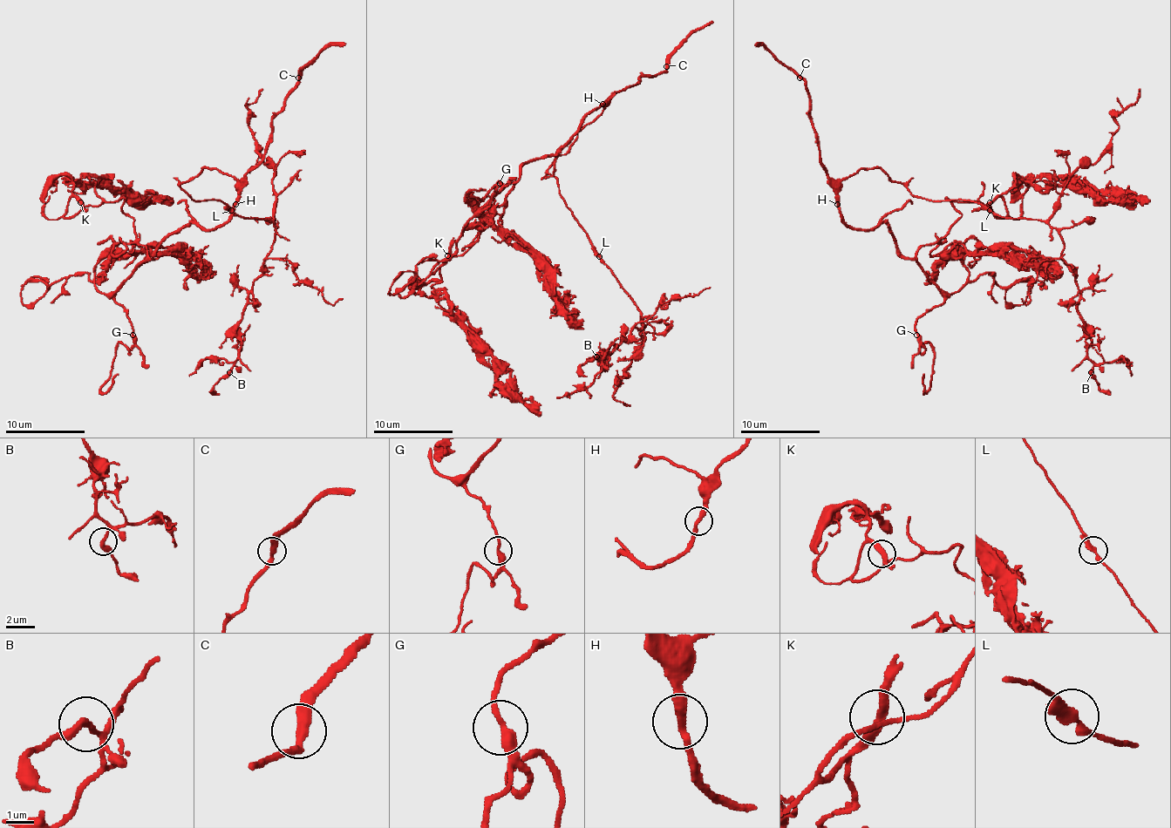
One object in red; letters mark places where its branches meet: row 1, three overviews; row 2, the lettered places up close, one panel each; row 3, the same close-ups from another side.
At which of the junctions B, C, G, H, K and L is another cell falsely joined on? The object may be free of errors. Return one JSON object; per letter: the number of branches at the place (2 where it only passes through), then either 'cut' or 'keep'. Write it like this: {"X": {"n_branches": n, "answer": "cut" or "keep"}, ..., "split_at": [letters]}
{"B": {"n_branches": 2, "answer": "keep"}, "C": {"n_branches": 2, "answer": "keep"}, "G": {"n_branches": 2, "answer": "keep"}, "H": {"n_branches": 2, "answer": "keep"}, "K": {"n_branches": 2, "answer": "keep"}, "L": {"n_branches": 2, "answer": "keep"}, "split_at": []}

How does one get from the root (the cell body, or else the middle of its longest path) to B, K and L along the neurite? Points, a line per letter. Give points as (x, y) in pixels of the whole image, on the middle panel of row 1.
B: (604, 104), (548, 171), (643, 317), (643, 327), (634, 327), (629, 341), (613, 343), (609, 353), (596, 356)
K: (604, 104), (591, 111), (555, 153), (521, 166), (496, 228), (487, 214), (474, 242), (462, 254), (448, 256)
L: (604, 104), (602, 111), (577, 133), (571, 147), (548, 171), (557, 180), (565, 206), (599, 256)

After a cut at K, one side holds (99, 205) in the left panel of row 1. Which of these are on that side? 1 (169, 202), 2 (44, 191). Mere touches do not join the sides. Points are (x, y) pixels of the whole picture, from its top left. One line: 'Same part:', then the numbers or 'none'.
Same part: none

